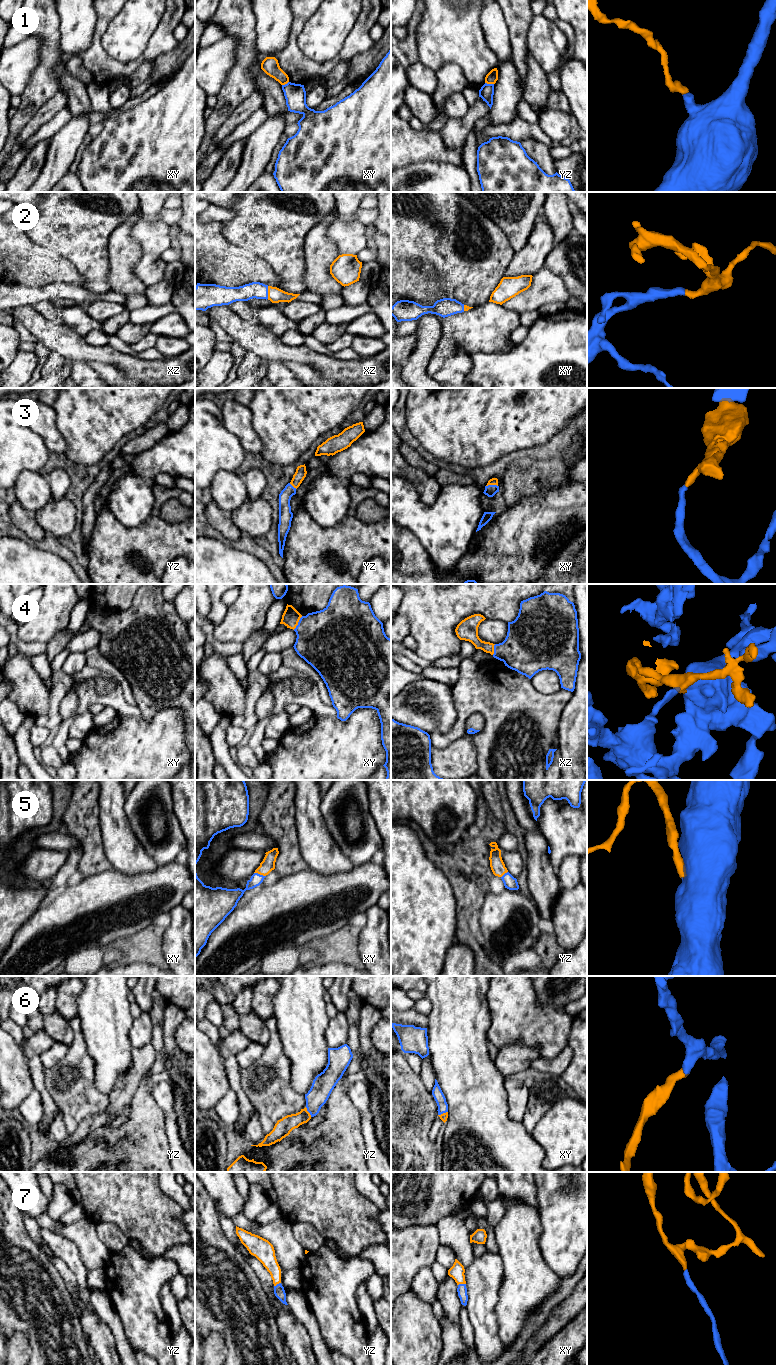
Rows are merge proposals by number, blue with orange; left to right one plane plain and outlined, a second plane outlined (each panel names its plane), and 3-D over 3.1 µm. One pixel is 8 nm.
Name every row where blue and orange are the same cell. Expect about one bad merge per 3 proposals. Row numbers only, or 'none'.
2, 3, 4, 5, 6, 7

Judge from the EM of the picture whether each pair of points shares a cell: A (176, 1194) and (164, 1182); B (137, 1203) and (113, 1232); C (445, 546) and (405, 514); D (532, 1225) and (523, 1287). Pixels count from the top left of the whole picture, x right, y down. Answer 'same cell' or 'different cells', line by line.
A: same cell
B: different cells
C: same cell
D: same cell

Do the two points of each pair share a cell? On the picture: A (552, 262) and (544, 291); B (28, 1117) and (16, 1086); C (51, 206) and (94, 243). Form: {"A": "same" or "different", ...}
{"A": "different", "B": "different", "C": "same"}

